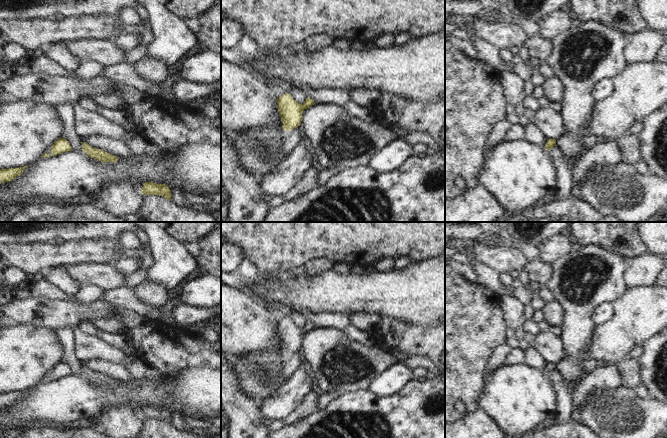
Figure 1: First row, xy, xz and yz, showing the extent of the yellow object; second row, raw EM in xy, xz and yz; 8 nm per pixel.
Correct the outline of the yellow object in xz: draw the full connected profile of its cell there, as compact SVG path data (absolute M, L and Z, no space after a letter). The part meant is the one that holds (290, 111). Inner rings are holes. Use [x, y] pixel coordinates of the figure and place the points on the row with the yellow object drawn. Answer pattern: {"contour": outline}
{"contour": "M286 93L277 98L277 107L283 123L282 128L289 132L300 126L304 110L310 108L314 104L314 100L306 98L301 105L296 102L290 94Z"}

